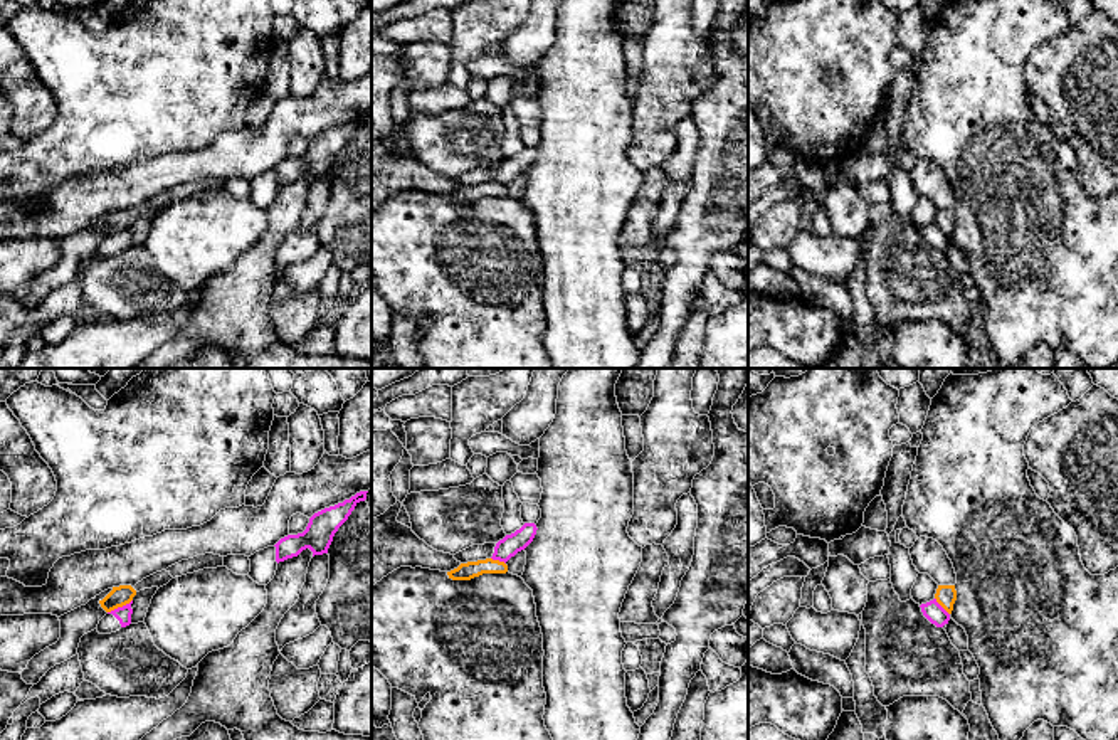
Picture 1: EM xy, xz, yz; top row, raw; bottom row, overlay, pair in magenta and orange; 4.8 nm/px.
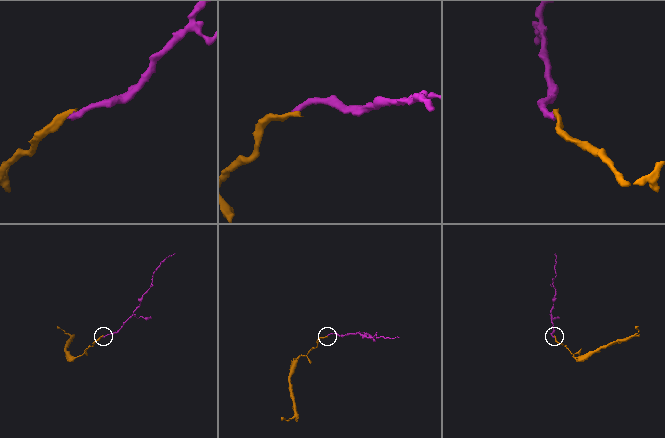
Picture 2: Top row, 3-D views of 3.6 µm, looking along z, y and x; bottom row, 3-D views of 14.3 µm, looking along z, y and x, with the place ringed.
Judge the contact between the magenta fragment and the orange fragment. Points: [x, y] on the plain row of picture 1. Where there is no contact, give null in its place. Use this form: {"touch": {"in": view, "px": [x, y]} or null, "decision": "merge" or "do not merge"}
{"touch": {"in": "xy", "px": [120, 231]}, "decision": "do not merge"}

